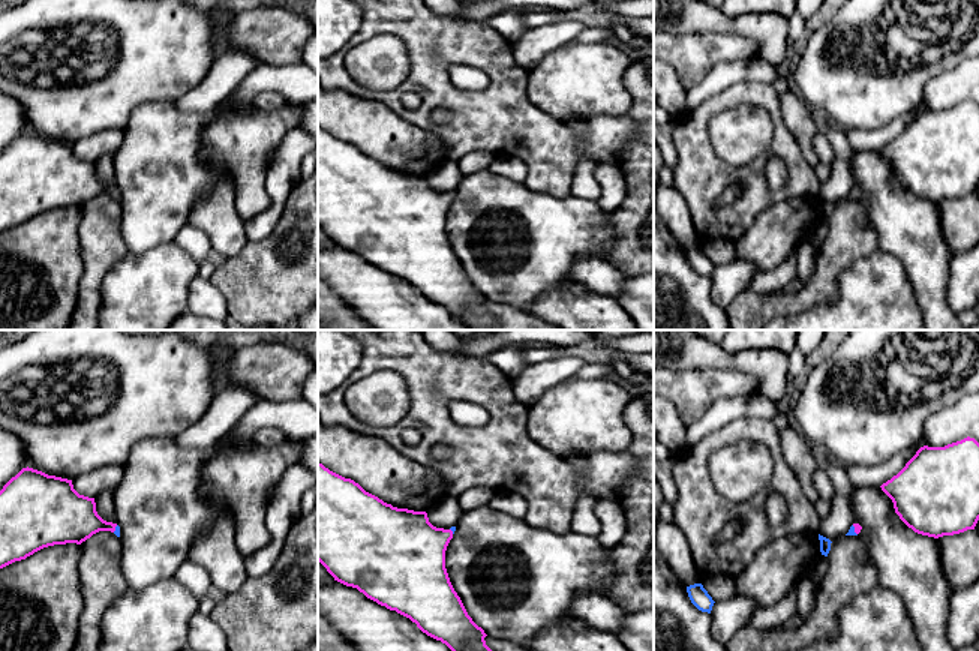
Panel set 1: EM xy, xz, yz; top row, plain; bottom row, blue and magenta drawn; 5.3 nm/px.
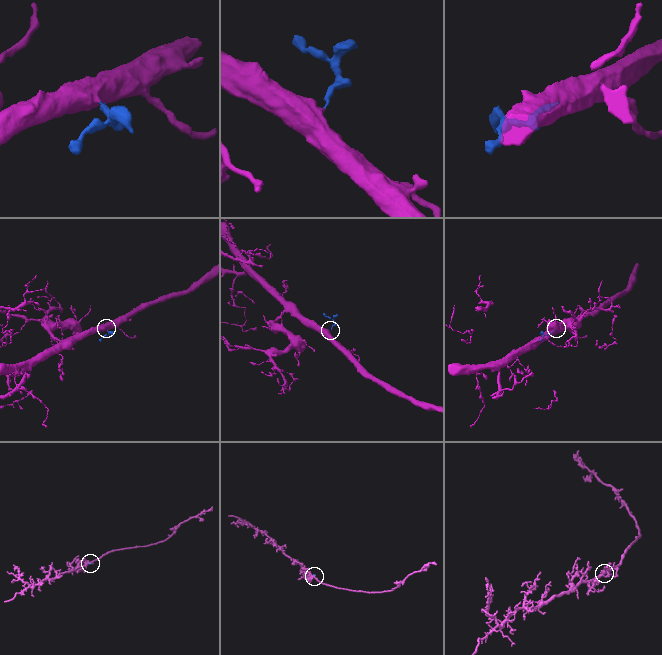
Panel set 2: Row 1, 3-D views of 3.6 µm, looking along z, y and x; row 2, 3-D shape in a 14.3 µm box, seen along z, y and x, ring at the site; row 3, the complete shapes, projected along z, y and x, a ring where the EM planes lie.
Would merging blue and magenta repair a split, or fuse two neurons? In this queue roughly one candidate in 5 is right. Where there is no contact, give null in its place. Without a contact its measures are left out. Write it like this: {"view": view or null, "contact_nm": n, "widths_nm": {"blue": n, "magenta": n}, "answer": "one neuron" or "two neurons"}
{"view": "yz", "contact_nm": 60, "widths_nm": {"blue": 30, "magenta": 40}, "answer": "one neuron"}

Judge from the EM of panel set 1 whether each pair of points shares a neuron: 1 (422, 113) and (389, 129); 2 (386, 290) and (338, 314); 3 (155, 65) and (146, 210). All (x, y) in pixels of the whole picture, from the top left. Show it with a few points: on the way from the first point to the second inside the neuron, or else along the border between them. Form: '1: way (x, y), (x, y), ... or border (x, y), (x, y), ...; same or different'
1: border (377, 101), (438, 137); different
2: border (333, 290), (357, 314); different
3: border (174, 101), (147, 101), (140, 104), (126, 126); different

